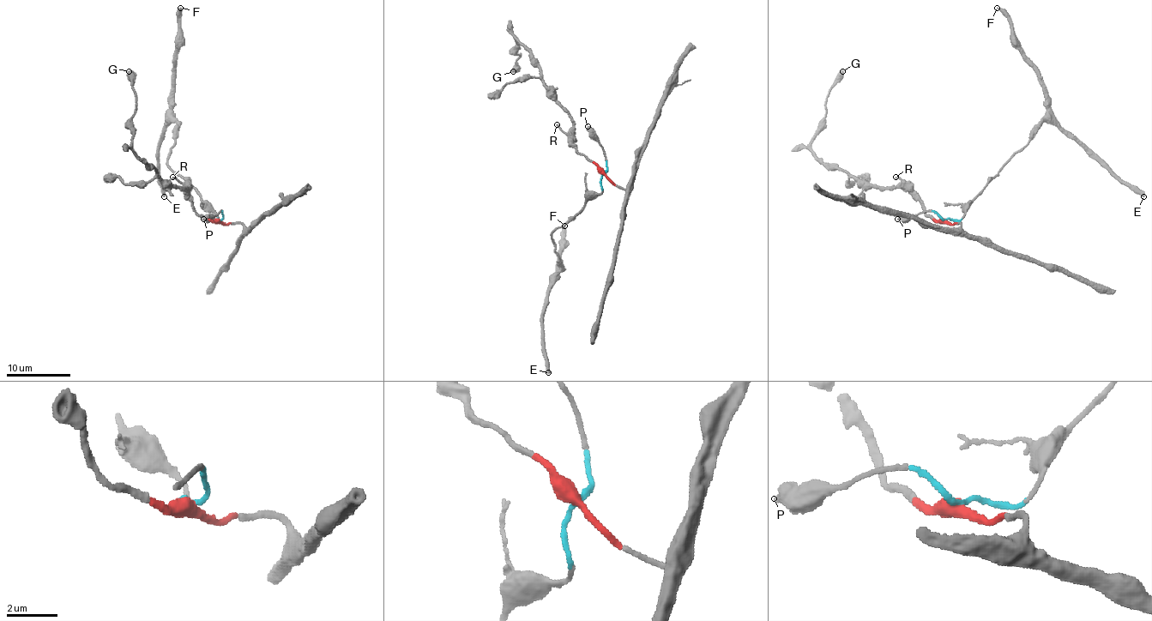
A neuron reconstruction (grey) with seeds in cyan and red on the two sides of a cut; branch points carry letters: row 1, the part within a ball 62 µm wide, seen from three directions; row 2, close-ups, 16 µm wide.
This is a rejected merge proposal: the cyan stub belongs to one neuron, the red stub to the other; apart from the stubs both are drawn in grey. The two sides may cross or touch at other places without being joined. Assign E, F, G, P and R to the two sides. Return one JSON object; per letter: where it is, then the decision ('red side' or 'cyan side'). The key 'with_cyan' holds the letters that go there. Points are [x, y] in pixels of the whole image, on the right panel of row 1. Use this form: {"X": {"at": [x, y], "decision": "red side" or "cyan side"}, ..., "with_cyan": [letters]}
{"E": {"at": [1143, 196], "decision": "cyan side"}, "F": {"at": [997, 8], "decision": "cyan side"}, "G": {"at": [842, 71], "decision": "red side"}, "P": {"at": [897, 219], "decision": "cyan side"}, "R": {"at": [895, 177], "decision": "red side"}, "with_cyan": ["E", "F", "P"]}

